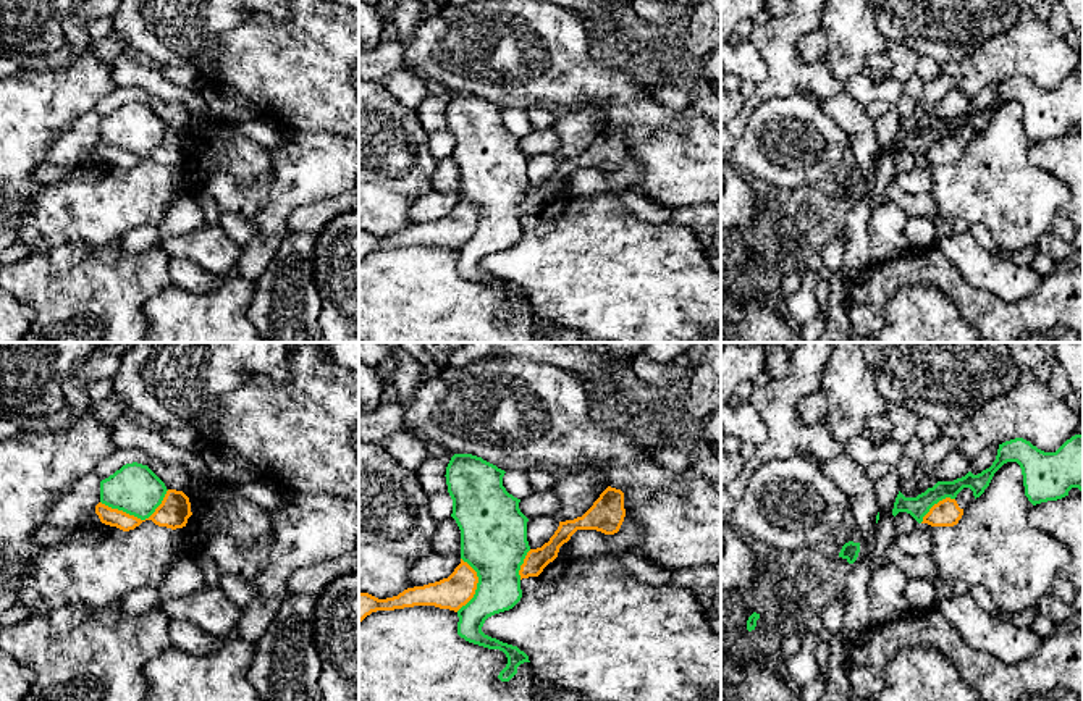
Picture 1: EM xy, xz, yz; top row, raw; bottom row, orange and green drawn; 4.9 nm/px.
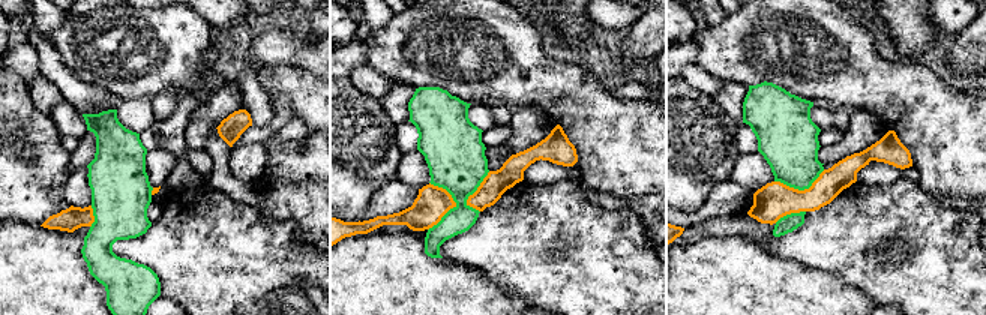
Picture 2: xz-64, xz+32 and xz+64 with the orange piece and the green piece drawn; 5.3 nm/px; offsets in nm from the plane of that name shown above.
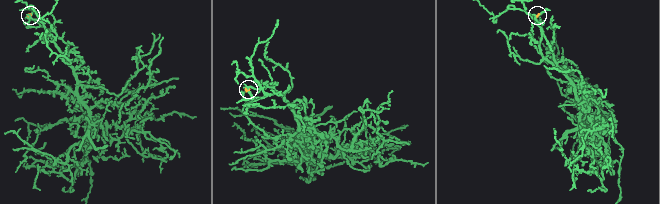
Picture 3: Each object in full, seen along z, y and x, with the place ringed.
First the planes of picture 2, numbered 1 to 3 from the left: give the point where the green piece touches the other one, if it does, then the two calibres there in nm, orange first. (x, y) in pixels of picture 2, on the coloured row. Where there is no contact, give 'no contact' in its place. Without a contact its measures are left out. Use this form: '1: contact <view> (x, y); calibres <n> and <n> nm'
1: contact xz-64 (93, 216); calibres 120 and 320 nm
2: contact xz+32 (455, 203); calibres 180 and 320 nm
3: contact xz+64 (800, 191); calibres 200 and 300 nm

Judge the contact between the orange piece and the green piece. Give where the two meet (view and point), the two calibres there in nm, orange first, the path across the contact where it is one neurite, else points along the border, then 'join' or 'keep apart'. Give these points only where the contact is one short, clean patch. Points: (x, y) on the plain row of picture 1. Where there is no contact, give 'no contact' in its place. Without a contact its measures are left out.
xy (138, 157) | 160/240 nm | along xy (168, 128), (162, 141), (144, 157), (112, 147), (101, 139) | keep apart

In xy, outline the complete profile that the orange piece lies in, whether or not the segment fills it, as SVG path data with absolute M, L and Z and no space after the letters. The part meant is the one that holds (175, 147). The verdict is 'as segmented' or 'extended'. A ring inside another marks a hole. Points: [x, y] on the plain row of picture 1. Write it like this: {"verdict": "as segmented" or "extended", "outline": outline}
{"verdict": "as segmented", "outline": "M168 128L162 142L145 158L152 158L158 165L176 168L186 165L191 153L189 136L183 129Z"}

